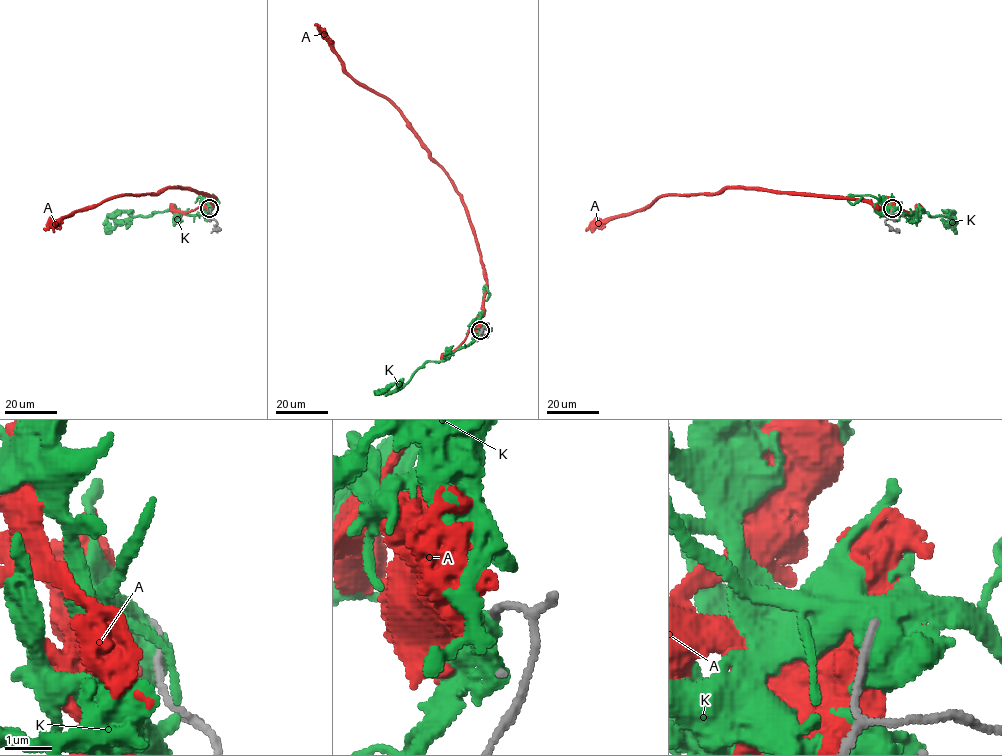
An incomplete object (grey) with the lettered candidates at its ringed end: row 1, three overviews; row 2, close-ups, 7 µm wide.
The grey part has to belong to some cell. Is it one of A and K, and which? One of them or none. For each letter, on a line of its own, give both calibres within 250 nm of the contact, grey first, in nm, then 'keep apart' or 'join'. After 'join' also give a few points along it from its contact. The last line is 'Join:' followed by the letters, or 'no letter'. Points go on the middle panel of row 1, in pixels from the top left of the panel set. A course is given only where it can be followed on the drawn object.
A: 180 nm thick on the grey side, 280 nm on the other; keep apart
K: 180 nm thick on the grey side, 600 nm on the other; keep apart
Join: no letter

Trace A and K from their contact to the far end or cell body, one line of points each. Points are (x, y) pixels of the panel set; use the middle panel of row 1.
A: (481, 330), (477, 318), (486, 272), (462, 197), (411, 124), (346, 71), (315, 23)
K: (481, 329), (472, 341), (454, 350), (444, 360), (427, 361), (399, 389), (378, 393), (396, 382)

